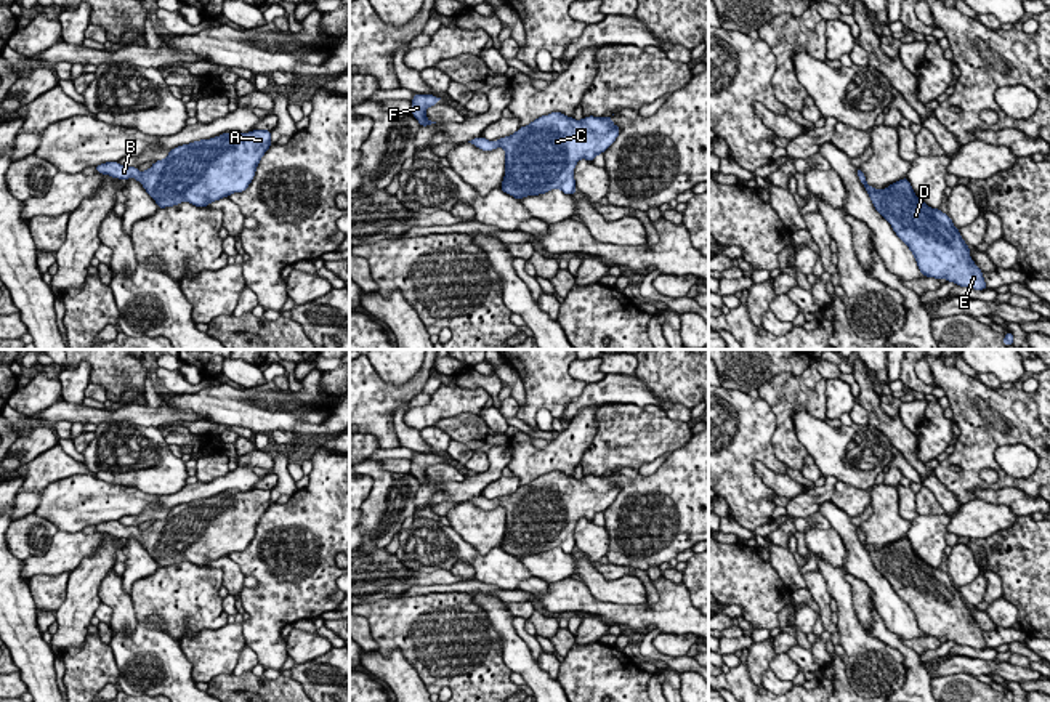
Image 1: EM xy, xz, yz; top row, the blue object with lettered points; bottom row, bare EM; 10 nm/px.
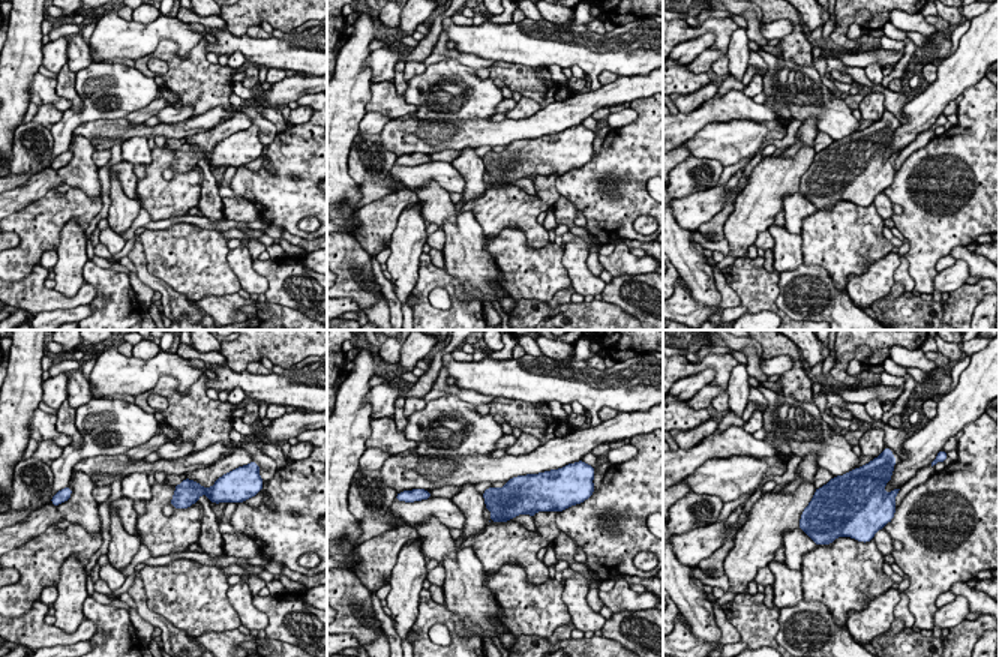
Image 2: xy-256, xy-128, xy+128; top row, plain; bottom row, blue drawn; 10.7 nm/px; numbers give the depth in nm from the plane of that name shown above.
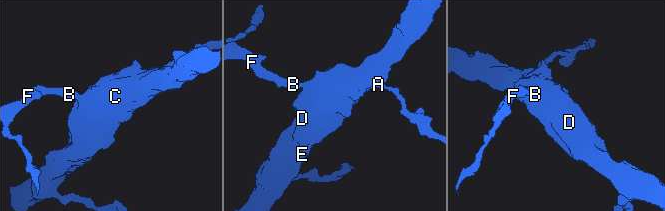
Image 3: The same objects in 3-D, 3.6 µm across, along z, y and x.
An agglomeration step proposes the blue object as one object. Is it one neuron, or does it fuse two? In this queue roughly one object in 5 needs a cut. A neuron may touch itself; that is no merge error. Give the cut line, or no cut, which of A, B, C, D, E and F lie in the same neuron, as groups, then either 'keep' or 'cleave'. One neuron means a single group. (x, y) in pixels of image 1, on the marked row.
no cut | A B C D E F | keep

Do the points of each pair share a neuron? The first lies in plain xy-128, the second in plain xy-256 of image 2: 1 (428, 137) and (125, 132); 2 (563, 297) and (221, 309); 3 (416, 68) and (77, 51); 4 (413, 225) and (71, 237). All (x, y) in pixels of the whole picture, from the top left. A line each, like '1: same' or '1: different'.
1: same
2: same
3: same
4: same

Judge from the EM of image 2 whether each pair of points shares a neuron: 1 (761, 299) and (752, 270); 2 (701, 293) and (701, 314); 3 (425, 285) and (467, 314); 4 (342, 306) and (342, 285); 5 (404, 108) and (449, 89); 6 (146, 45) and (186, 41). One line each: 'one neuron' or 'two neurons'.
1: one neuron
2: two neurons
3: one neuron
4: two neurons
5: two neurons
6: one neuron

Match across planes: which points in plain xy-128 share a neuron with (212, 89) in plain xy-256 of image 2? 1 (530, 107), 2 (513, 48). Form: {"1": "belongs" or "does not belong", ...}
{"1": "does not belong", "2": "does not belong"}

